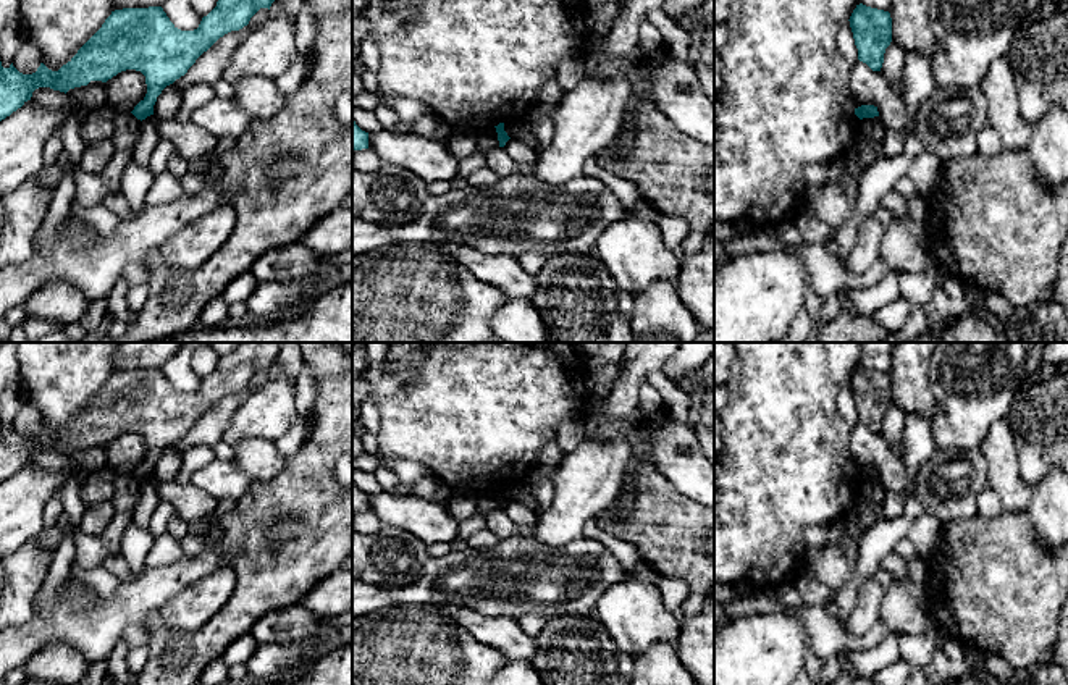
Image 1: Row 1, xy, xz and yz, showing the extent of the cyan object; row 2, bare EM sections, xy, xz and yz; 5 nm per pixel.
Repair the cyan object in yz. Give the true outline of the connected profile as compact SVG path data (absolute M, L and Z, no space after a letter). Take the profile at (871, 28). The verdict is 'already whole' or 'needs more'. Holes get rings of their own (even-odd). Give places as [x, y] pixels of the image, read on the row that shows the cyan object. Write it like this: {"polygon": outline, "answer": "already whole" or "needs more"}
{"polygon": "M860 3L848 21L858 48L858 60L872 71L881 71L885 48L892 42L890 13Z", "answer": "already whole"}

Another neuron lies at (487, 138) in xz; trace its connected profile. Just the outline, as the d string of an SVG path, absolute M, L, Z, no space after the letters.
M496 128L477 129L477 150L485 152L499 147Z

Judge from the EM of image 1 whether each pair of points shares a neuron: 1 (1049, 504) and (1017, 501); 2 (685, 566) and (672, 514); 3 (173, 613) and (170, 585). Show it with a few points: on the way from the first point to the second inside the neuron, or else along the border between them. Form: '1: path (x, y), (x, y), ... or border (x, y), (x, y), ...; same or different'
1: border (1033, 488), (1026, 511); different
2: path (685, 553), (685, 545), (672, 532), (672, 527); same
3: border (206, 575), (175, 595), (159, 611); different

